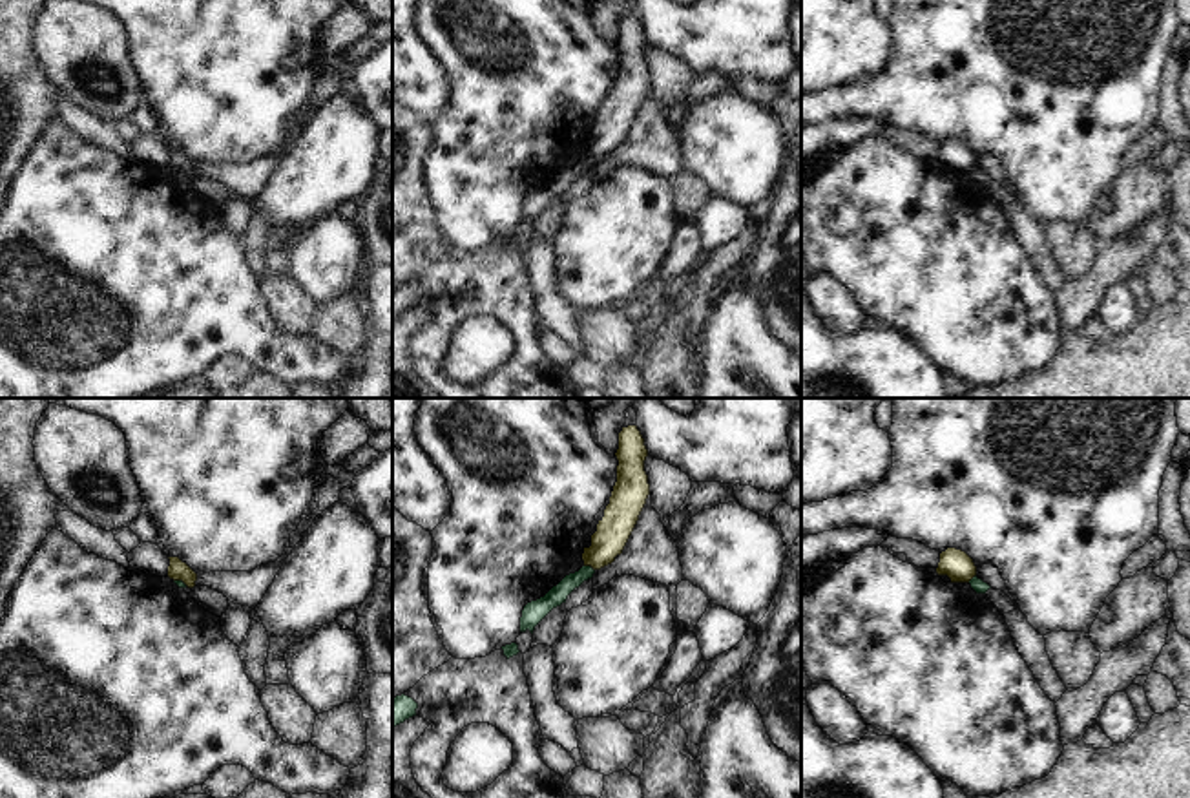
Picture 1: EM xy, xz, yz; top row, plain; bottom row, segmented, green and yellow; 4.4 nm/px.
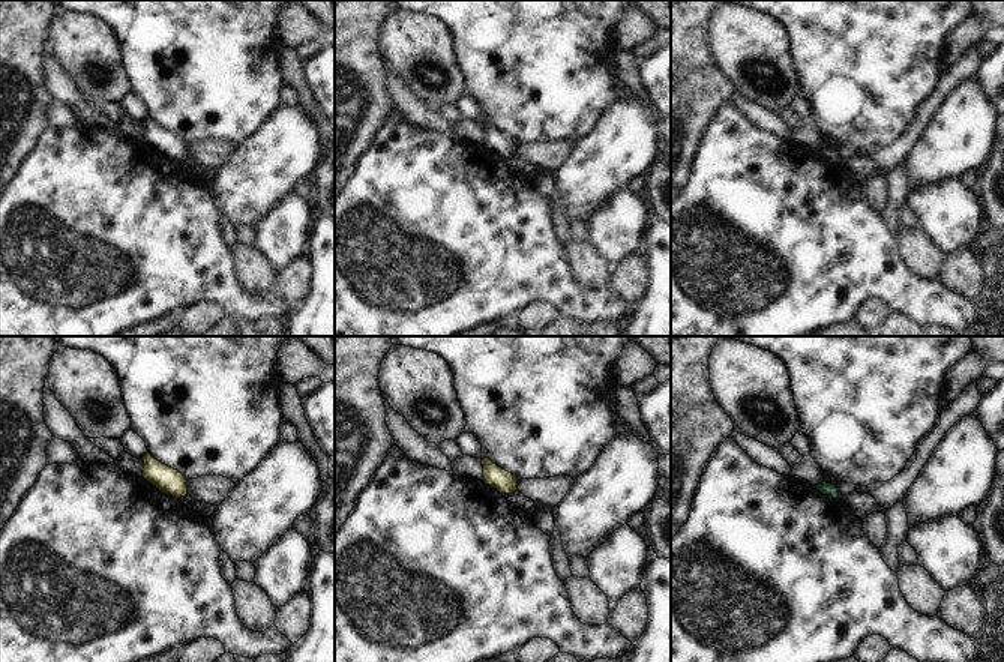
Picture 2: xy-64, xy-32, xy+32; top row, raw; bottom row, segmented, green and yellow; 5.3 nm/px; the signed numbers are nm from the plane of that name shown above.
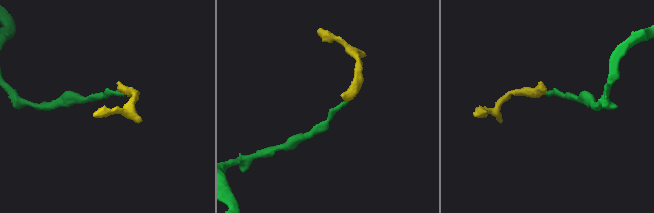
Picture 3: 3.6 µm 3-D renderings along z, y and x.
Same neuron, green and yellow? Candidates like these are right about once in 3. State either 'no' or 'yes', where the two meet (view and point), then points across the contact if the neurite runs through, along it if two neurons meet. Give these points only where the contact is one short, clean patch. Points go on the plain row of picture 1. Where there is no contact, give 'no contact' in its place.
no; contact xz (590, 157); border xz (584, 156), (594, 161)

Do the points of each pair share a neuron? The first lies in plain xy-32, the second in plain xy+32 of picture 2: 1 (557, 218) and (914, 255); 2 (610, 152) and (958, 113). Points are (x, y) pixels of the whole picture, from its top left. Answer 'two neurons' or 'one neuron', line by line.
1: two neurons
2: one neuron

